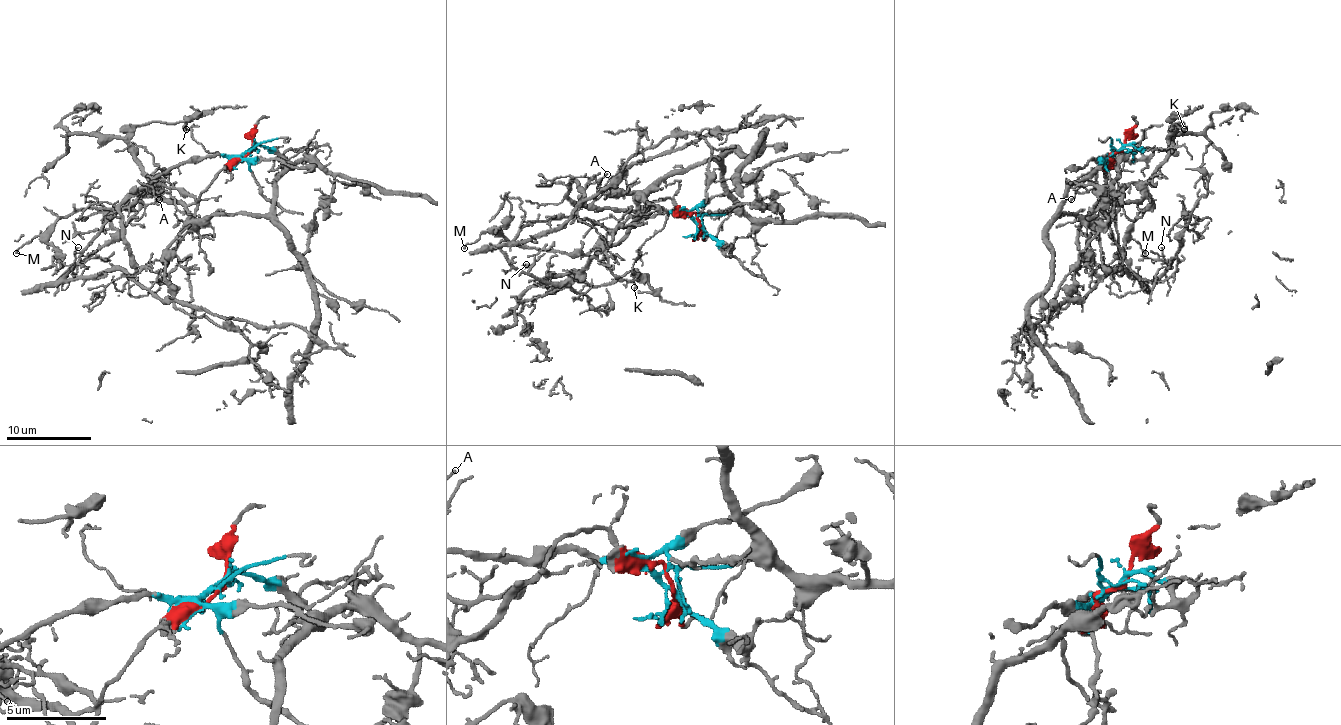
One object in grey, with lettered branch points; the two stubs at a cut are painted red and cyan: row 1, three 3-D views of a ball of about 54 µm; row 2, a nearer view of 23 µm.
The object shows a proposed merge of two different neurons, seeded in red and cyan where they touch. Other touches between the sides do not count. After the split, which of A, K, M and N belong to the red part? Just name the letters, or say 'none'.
K, M

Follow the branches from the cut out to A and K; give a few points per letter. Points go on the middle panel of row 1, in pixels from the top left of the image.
A: (699, 222), (688, 216), (642, 207), (637, 211), (599, 209), (593, 199), (608, 173)
K: (699, 222), (669, 199), (661, 199), (578, 273), (593, 286), (631, 273), (633, 288)

